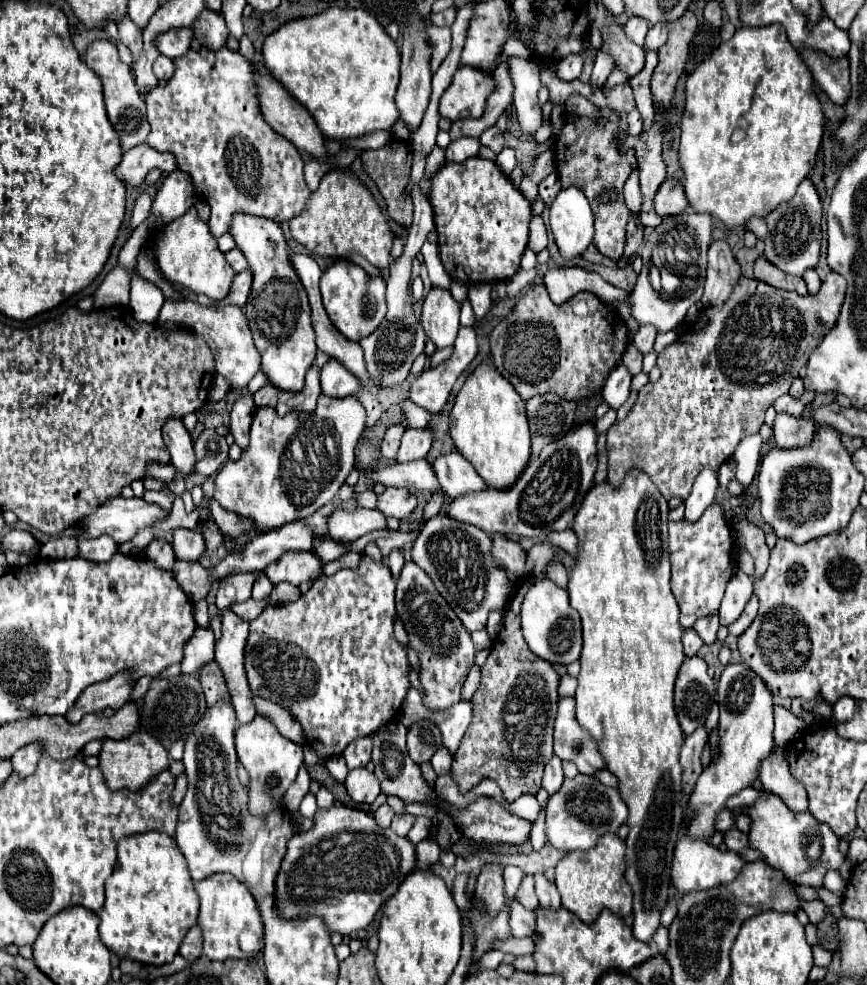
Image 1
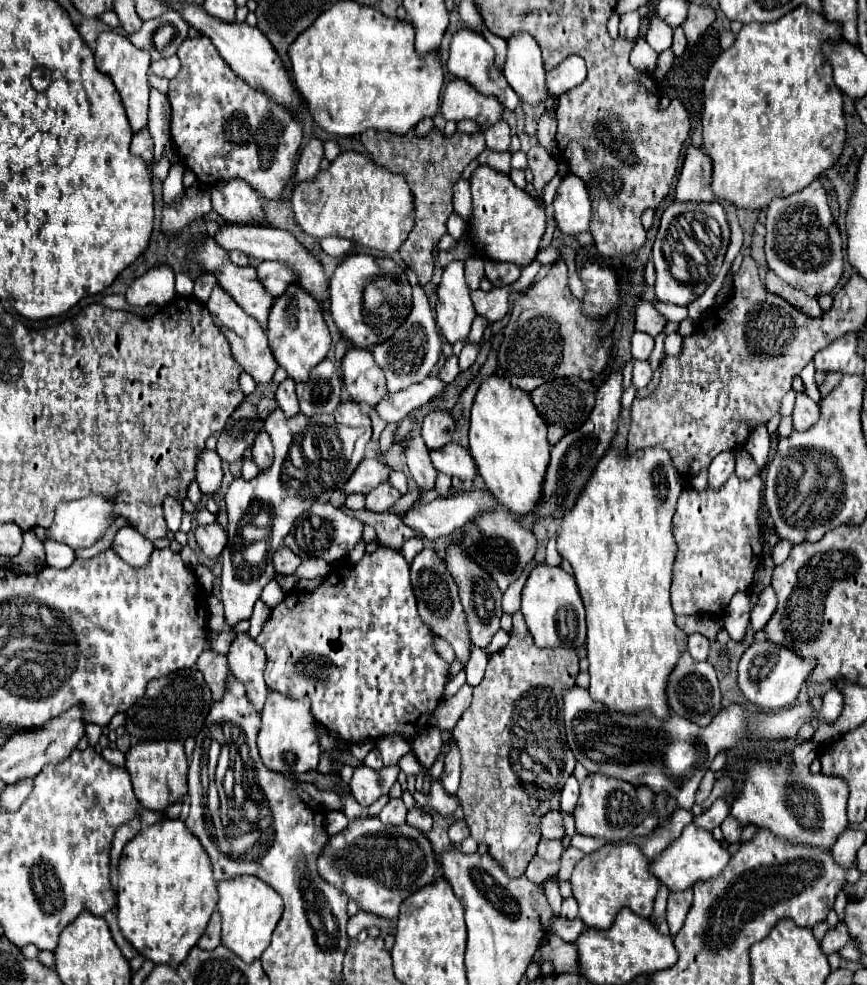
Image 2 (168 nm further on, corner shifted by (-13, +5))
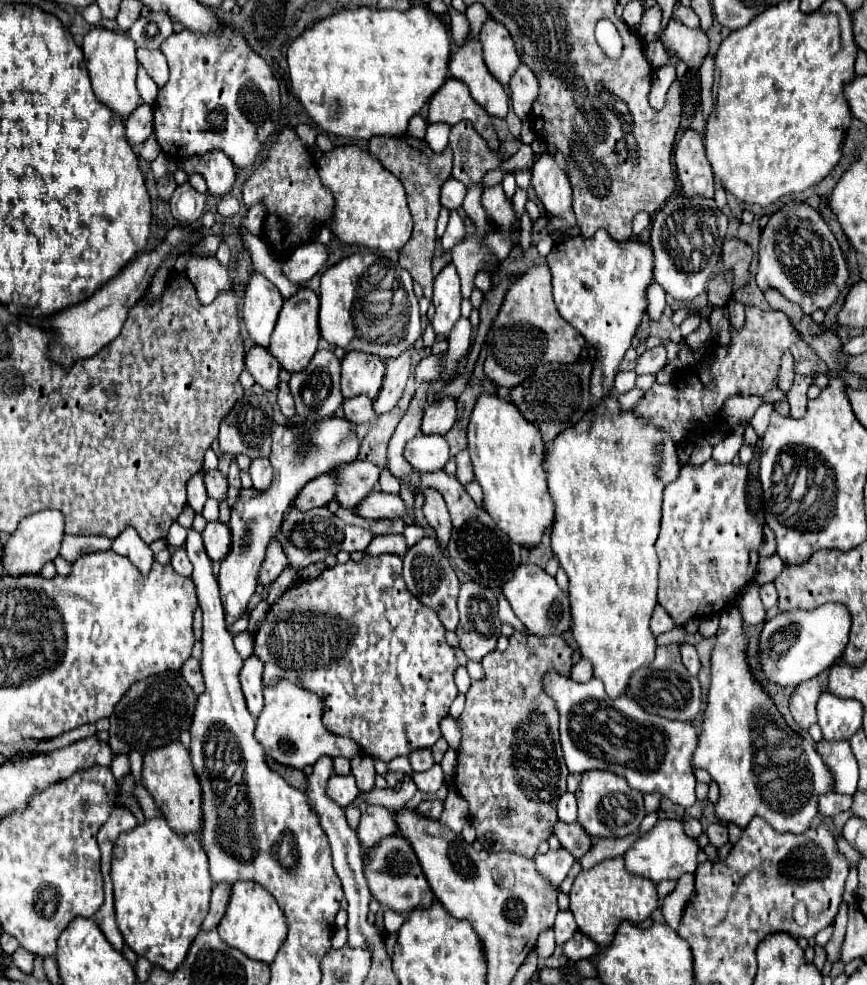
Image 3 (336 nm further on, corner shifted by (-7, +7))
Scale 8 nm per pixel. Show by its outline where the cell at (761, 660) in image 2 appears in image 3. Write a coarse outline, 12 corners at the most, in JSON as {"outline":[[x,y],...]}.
{"outline":[[843,604],[781,612],[761,632],[781,688],[819,676],[845,650]]}

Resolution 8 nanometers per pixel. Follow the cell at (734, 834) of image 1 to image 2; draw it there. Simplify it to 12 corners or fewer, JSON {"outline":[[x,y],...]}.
{"outline":[[733,816],[721,824],[729,842],[741,840],[741,824]]}

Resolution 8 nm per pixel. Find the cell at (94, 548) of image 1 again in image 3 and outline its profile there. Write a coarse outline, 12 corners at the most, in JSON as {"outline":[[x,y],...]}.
{"outline":[[127,528],[113,540],[113,552],[129,558],[147,576],[151,548]]}

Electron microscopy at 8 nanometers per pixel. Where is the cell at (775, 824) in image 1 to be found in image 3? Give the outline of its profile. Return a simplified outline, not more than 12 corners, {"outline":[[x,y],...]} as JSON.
{"outline":[[721,612],[691,756],[715,816],[801,834],[831,772]]}

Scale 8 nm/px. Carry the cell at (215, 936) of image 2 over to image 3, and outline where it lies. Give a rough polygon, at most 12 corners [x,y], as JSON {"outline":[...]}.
{"outline":[[215,884],[203,930],[217,928],[223,918],[231,884]]}

